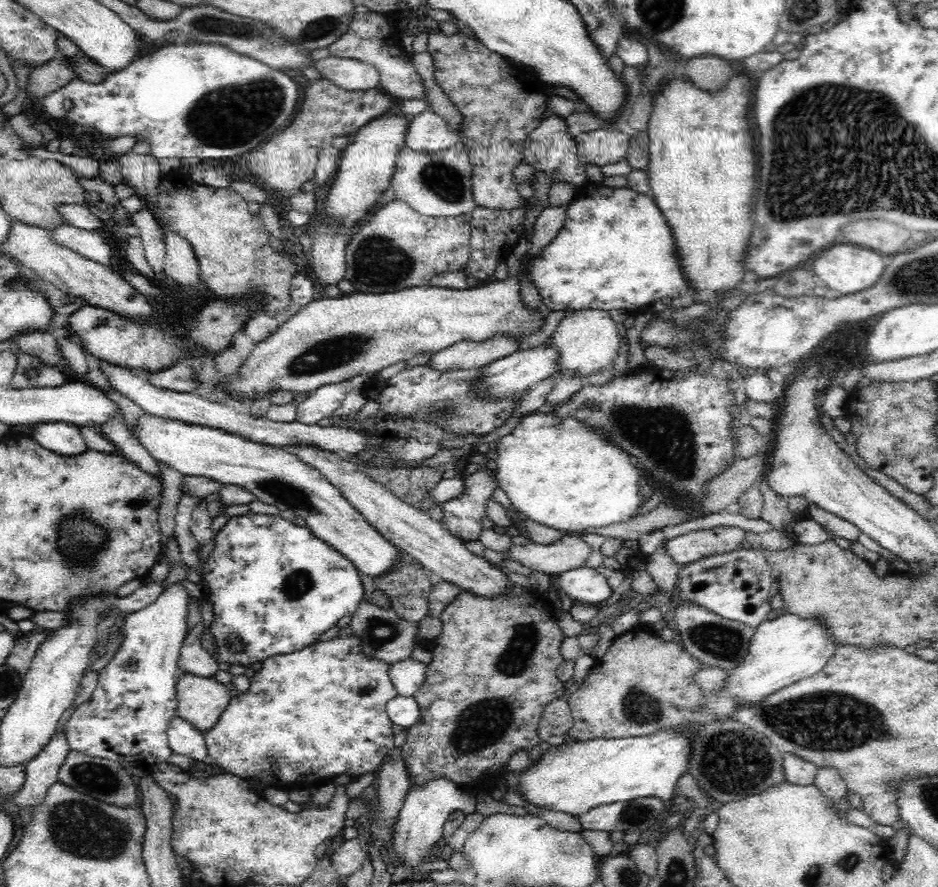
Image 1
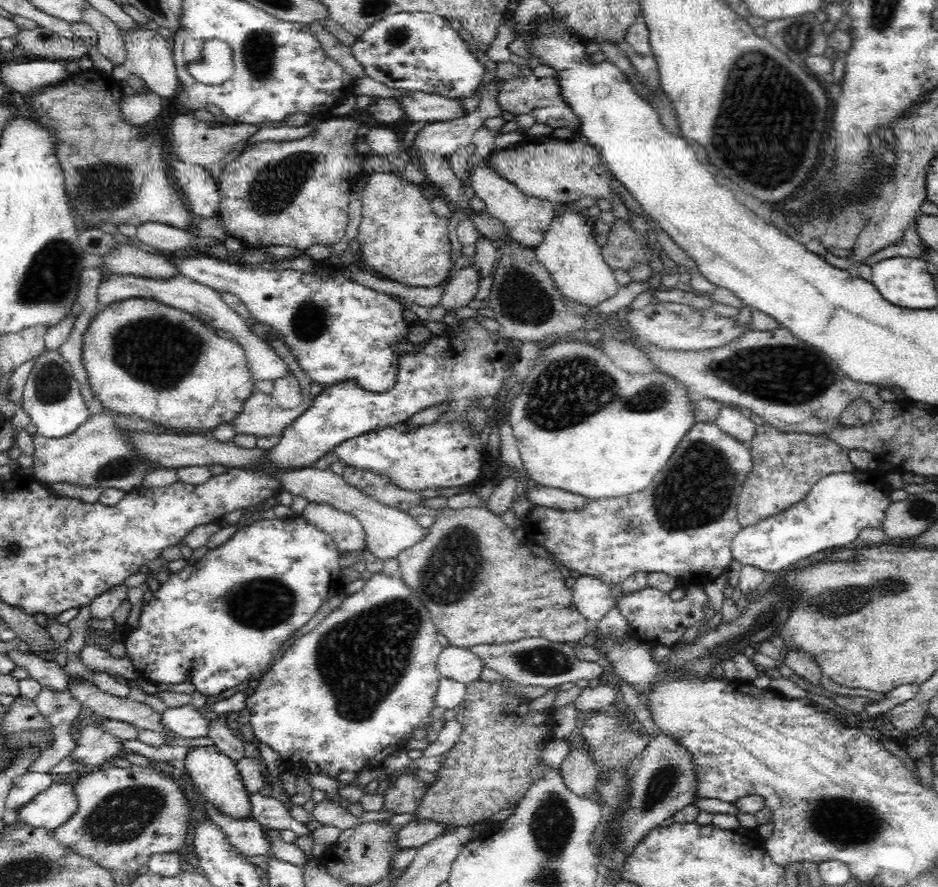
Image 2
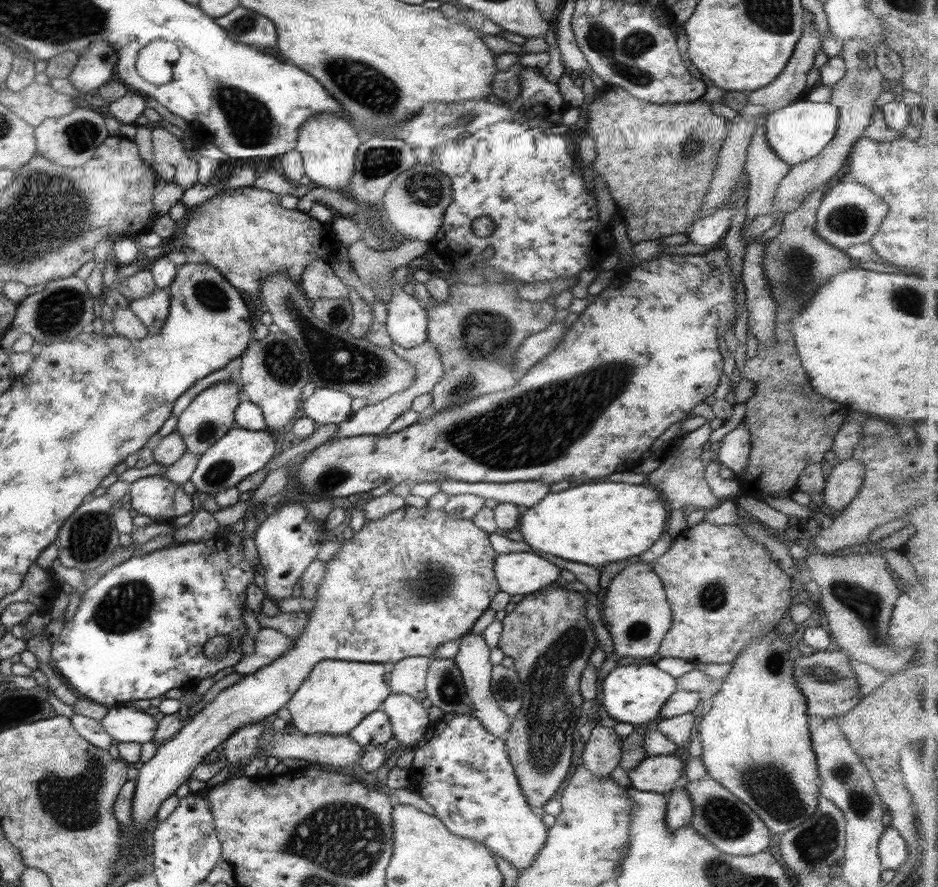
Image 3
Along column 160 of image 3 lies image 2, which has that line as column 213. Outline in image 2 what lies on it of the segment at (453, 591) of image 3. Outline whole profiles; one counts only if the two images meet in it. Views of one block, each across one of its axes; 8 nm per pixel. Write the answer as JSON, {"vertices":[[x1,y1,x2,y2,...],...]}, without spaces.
{"vertices":[[194,746,188,750,188,754,180,767,193,780,195,788,211,802,220,812,232,818,246,818,250,816,250,799,248,791,244,788,234,760,222,754,216,746]]}

